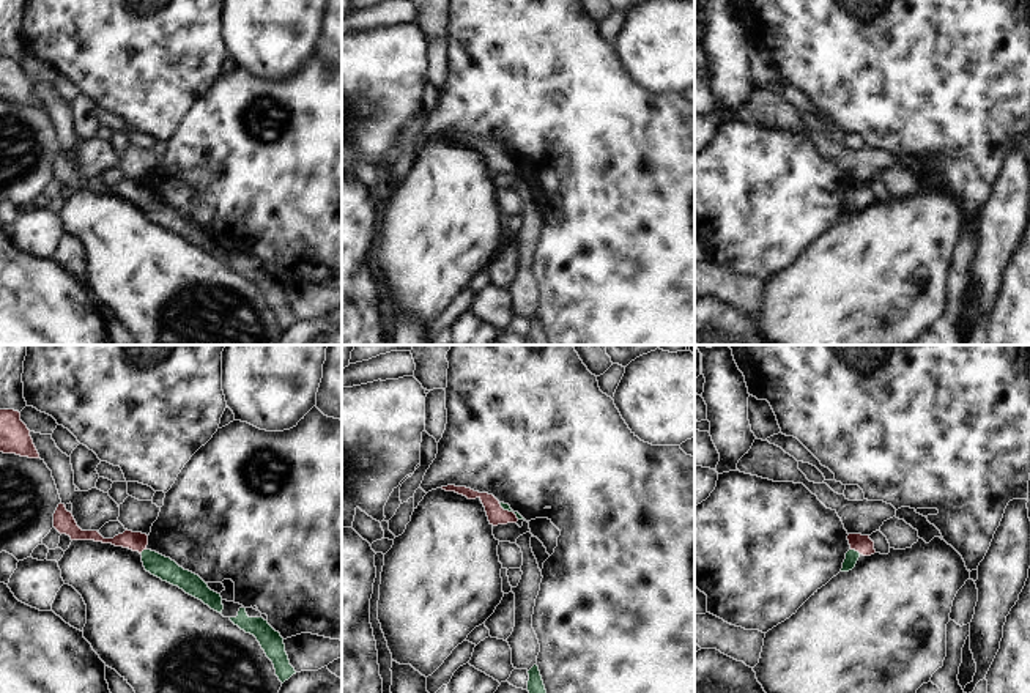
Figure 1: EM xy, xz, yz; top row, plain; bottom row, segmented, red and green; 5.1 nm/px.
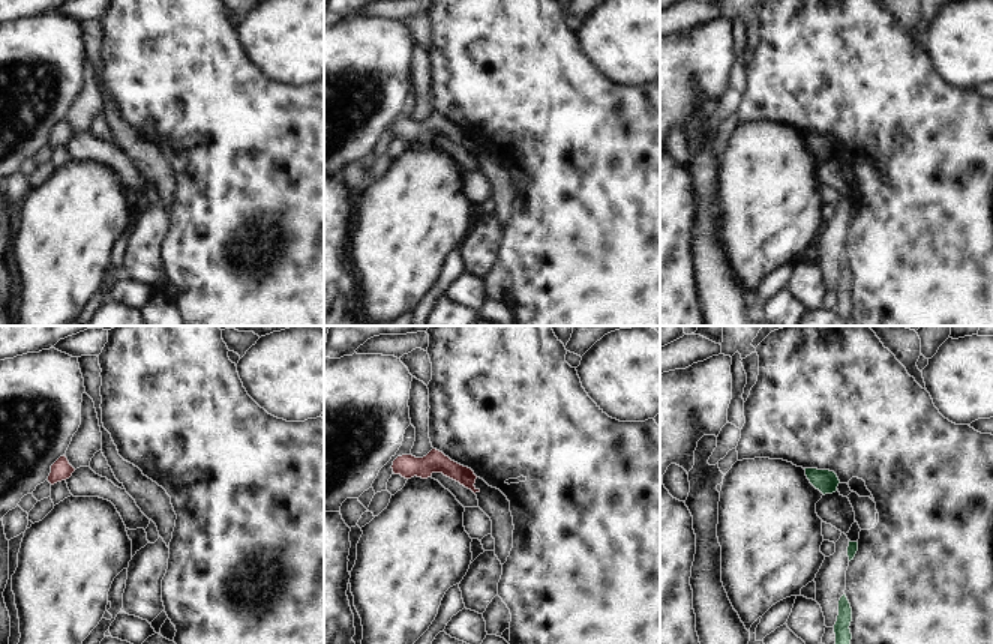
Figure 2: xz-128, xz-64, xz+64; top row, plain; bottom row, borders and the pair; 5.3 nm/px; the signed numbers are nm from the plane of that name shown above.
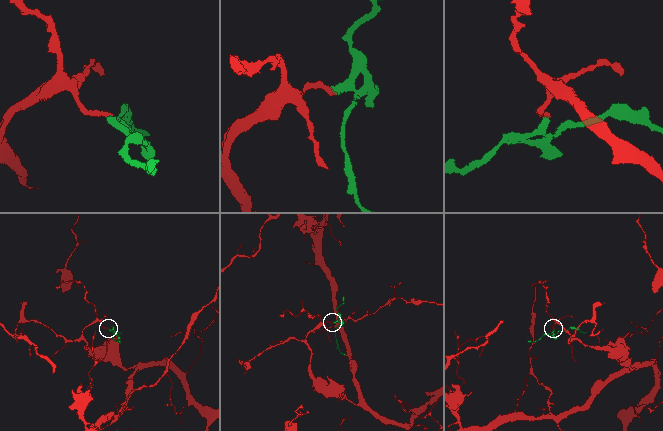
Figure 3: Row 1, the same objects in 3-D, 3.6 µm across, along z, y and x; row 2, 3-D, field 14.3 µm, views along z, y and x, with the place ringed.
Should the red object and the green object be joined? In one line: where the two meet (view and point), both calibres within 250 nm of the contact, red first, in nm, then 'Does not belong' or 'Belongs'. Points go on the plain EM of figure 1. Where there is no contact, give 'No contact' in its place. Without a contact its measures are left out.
Touches red at yz (855, 197). Thickness 90 nm (red) against 70 nm. Belongs

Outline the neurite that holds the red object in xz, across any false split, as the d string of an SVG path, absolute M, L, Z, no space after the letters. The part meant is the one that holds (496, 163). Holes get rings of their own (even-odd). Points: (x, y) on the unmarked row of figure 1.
M447 132L447 134L441 134L441 135L446 139L455 139L458 142L463 142L468 146L479 145L485 154L488 169L493 173L517 170L518 167L524 167L518 159L513 159L509 151L499 150L493 142L479 140L471 135L455 134L455 132Z

